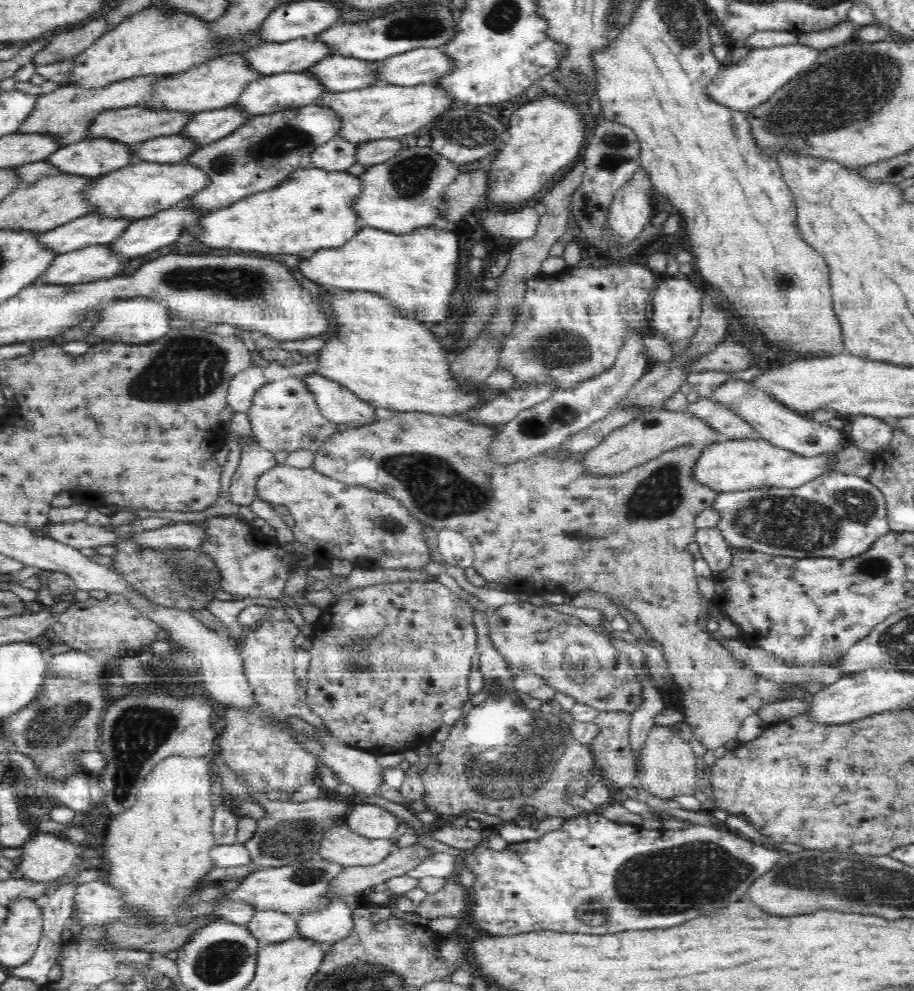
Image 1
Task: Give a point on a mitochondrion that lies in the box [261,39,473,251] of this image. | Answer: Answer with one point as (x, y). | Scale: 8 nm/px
(412, 177)

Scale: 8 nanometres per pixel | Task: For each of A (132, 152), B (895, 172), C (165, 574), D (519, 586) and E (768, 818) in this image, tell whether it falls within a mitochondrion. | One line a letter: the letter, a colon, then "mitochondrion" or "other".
A: other
B: other
C: mitochondrion
D: other
E: other

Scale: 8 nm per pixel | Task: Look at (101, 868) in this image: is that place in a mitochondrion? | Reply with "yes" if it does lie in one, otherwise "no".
no

